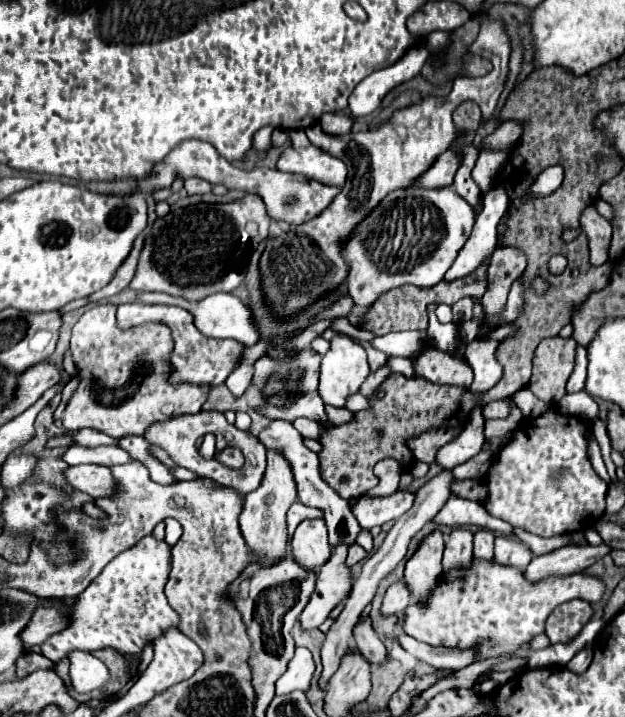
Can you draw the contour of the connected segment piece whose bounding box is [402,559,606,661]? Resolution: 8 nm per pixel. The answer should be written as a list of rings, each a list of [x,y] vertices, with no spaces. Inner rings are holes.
[[[472,559],[472,565],[470,567],[456,567],[456,569],[450,569],[450,571],[444,571],[440,577],[438,577],[438,583],[436,587],[430,591],[430,595],[422,601],[422,603],[416,603],[412,601],[406,611],[404,611],[404,621],[402,621],[402,631],[418,641],[424,641],[424,643],[430,643],[430,645],[436,645],[436,647],[460,647],[460,649],[470,649],[470,647],[476,647],[478,649],[478,657],[476,661],[484,661],[484,659],[494,659],[494,657],[502,657],[502,655],[514,655],[522,645],[530,643],[536,635],[544,633],[544,623],[548,619],[548,615],[560,605],[560,603],[566,603],[566,601],[572,601],[572,599],[584,599],[584,597],[576,597],[576,595],[586,595],[586,601],[588,603],[598,603],[602,599],[606,591],[606,583],[594,575],[588,575],[588,573],[572,573],[572,575],[566,575],[566,577],[544,577],[540,579],[538,583],[530,583],[524,573],[516,567],[508,567],[508,565],[500,565],[496,561],[484,561],[484,559]]]

